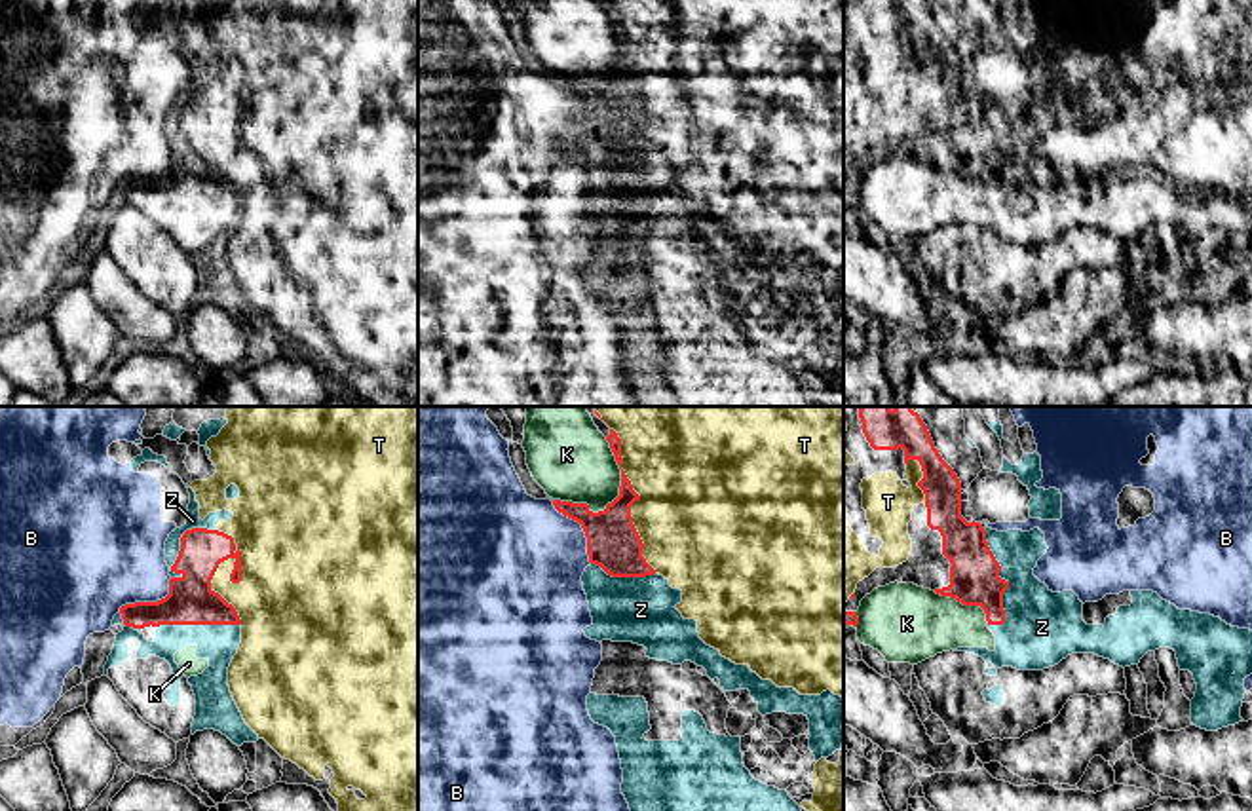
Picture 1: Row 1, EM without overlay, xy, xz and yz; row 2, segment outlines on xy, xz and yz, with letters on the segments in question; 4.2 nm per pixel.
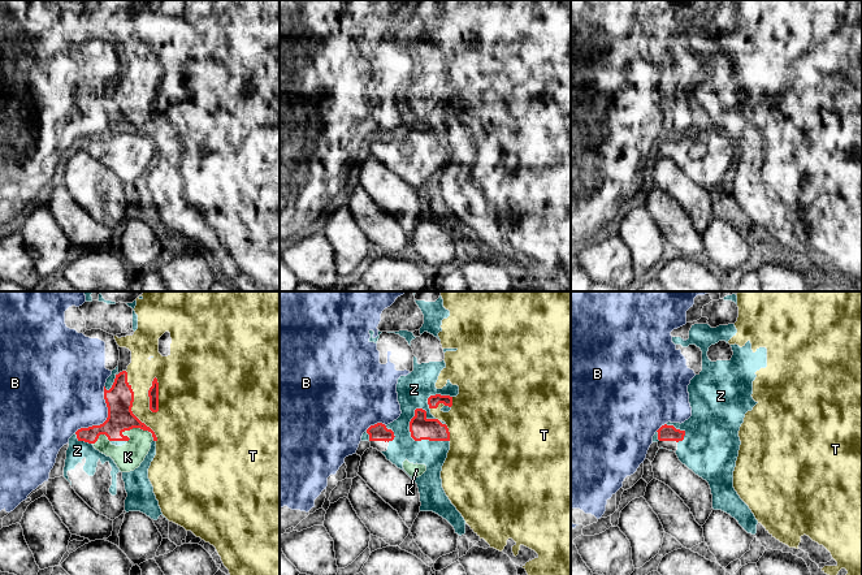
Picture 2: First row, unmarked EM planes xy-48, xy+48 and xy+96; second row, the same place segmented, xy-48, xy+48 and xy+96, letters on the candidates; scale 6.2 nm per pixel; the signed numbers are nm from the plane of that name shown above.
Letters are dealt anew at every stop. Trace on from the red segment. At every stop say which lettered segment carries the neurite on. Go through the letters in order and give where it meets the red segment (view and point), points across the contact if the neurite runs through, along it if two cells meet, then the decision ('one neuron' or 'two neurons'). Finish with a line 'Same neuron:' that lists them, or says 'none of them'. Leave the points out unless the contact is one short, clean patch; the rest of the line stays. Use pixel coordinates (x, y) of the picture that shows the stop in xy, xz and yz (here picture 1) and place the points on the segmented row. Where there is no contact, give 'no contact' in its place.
B: xz (582, 527) | one neuron
K: xz (616, 498) | two neurons
T: xy (234, 565) | two neurons
Z: yz (1000, 578) | two neurons
Same neuron: B

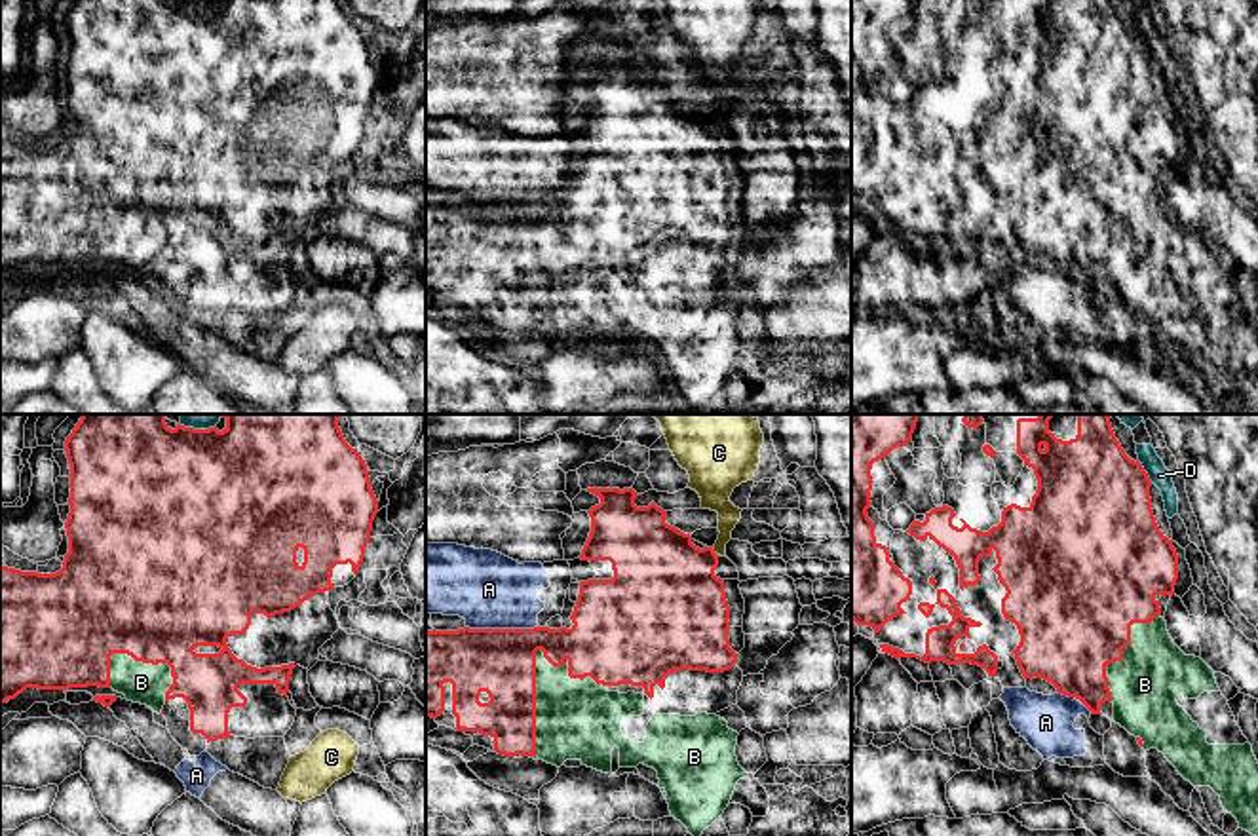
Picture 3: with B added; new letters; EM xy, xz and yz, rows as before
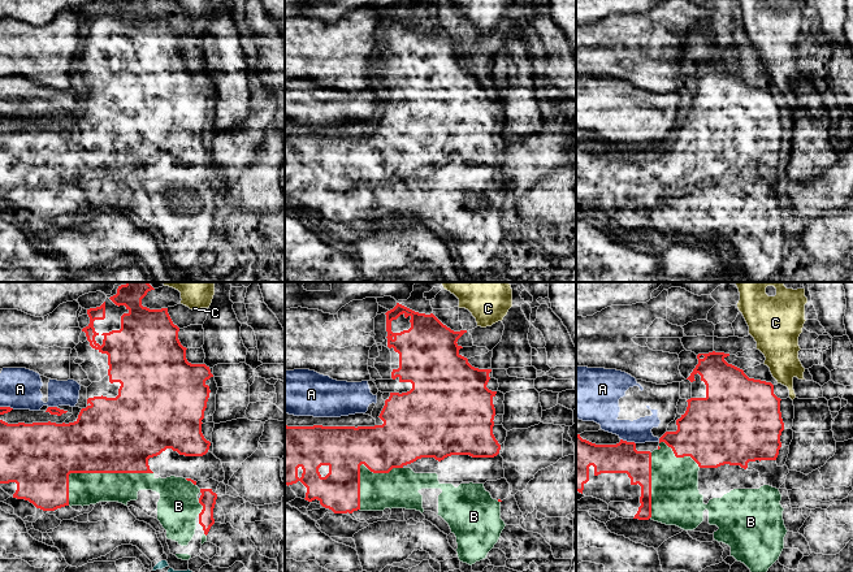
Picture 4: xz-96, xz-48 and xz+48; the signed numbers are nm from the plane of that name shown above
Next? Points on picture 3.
A: xz (502, 629) | two neurons
B: xz (534, 702) | one neuron
C: xz (713, 551) | two neurons
D: yz (1144, 472) | two neurons
Same neuron: B

